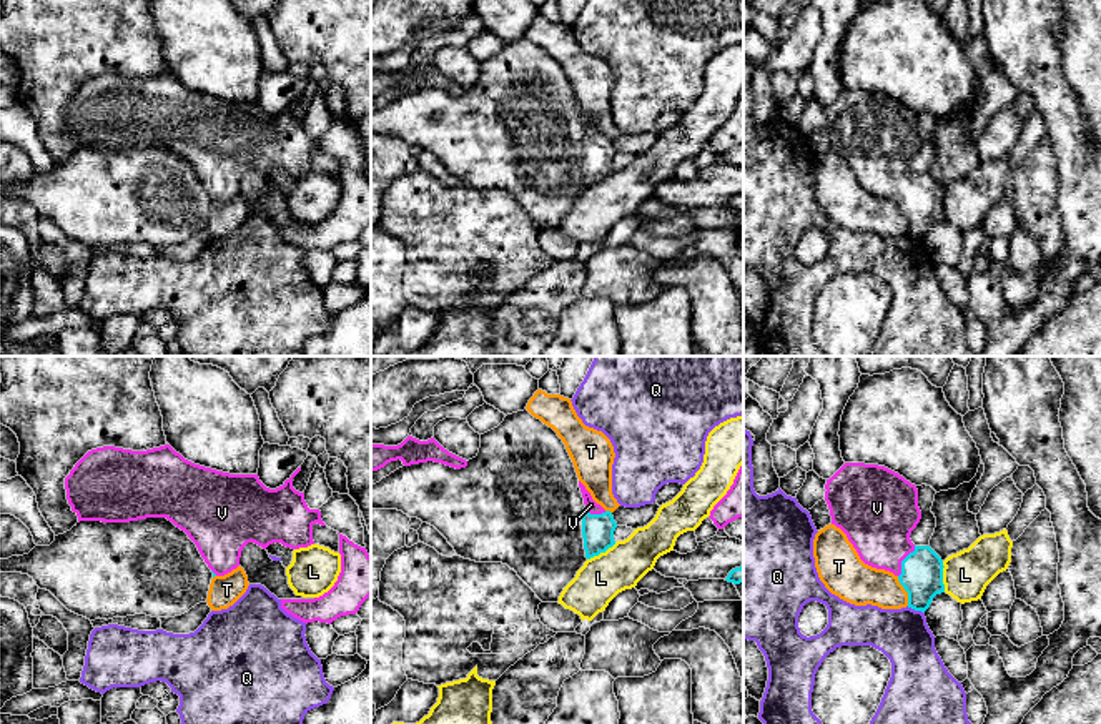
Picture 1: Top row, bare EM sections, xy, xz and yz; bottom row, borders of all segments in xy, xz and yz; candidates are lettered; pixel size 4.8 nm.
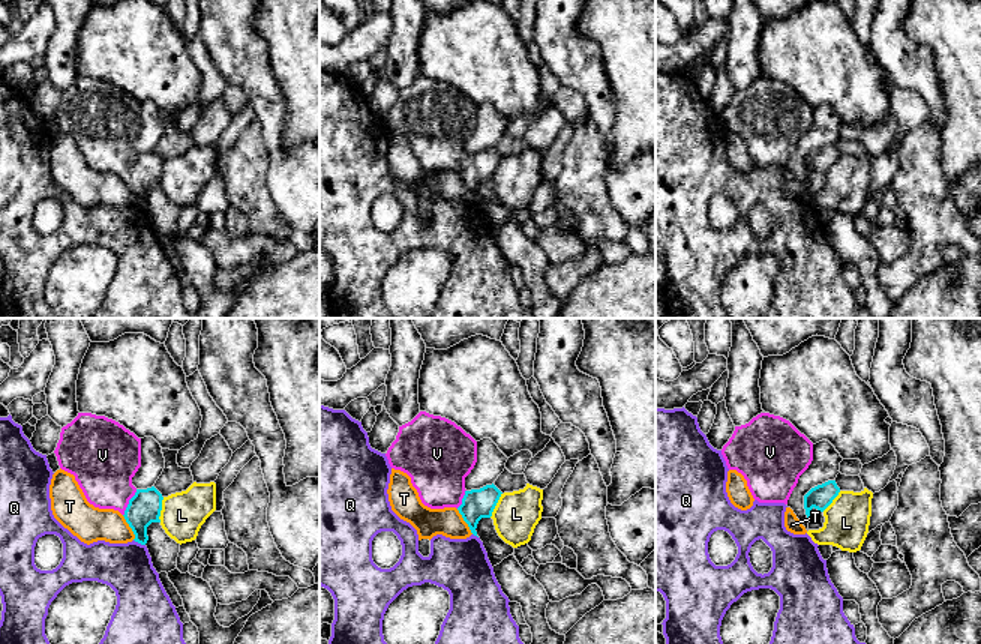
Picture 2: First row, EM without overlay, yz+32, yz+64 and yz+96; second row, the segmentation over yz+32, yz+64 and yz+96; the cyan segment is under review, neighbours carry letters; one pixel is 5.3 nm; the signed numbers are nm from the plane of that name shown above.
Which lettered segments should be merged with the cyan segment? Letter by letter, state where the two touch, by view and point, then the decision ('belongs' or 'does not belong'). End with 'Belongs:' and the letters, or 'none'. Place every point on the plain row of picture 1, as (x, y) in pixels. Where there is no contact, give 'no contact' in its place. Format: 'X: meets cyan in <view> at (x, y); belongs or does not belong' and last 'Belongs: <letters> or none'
L: meets cyan in yz at (942, 203); does not belong
Q: meets cyan in yz at (915, 237); does not belong
T: meets cyan in yz at (905, 217); does not belong
V: meets cyan in yz at (902, 188); belongs
Belongs: V

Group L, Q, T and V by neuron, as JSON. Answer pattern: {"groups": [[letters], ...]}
{"groups": [["L"], ["Q"], ["T"], ["V"]]}

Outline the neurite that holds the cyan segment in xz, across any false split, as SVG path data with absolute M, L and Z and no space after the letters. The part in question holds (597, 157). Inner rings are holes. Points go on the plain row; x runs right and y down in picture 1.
M579 108L579 115L584 125L584 138L582 138L582 165L585 185L590 186L605 180L609 175L615 171L614 158L617 150L610 138L605 138L600 131L597 131L585 113Z

